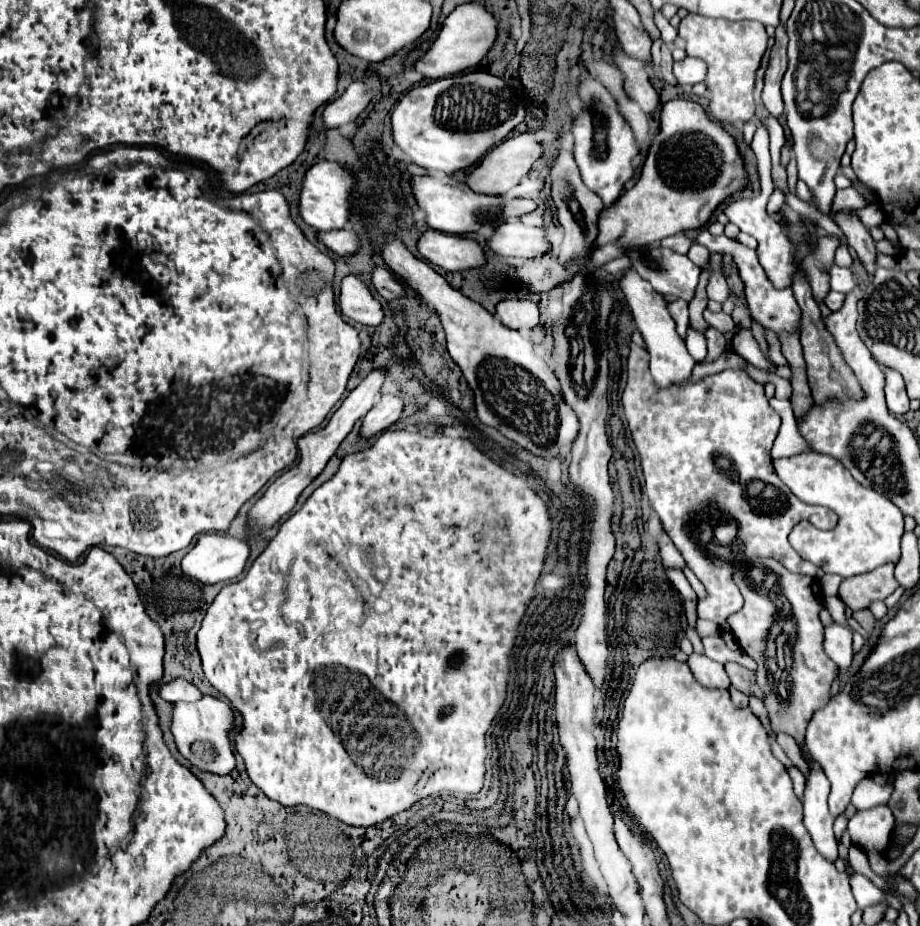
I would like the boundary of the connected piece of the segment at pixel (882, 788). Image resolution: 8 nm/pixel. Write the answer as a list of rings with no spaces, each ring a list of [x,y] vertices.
[[[865,777],[857,785],[851,803],[857,809],[871,809],[871,807],[877,807],[877,805],[885,805],[891,797],[891,791],[893,791],[891,785],[879,785],[879,783],[873,781],[873,777]]]

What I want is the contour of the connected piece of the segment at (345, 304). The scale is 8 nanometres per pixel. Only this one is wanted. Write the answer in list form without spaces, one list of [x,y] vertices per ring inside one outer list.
[[[347,275],[341,281],[337,305],[341,313],[355,323],[379,325],[383,321],[381,303],[371,295],[367,285],[355,275]]]

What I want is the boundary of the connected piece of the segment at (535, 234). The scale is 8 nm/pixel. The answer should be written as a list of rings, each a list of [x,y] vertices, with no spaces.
[[[503,223],[495,227],[495,233],[487,239],[487,247],[501,257],[529,259],[543,255],[551,243],[543,229],[527,227],[523,223]]]

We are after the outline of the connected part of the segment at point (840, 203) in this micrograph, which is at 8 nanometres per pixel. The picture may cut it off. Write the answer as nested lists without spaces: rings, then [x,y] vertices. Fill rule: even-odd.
[[[855,187],[837,191],[837,193],[835,193],[835,199],[833,199],[833,213],[835,213],[837,209],[843,209],[843,207],[863,209],[863,207],[867,207],[867,199],[863,199],[863,195],[857,193]]]

